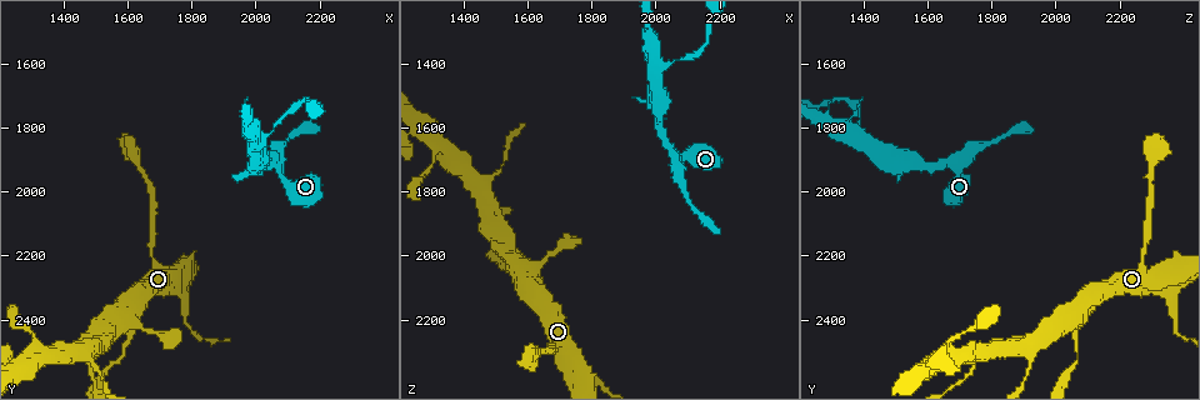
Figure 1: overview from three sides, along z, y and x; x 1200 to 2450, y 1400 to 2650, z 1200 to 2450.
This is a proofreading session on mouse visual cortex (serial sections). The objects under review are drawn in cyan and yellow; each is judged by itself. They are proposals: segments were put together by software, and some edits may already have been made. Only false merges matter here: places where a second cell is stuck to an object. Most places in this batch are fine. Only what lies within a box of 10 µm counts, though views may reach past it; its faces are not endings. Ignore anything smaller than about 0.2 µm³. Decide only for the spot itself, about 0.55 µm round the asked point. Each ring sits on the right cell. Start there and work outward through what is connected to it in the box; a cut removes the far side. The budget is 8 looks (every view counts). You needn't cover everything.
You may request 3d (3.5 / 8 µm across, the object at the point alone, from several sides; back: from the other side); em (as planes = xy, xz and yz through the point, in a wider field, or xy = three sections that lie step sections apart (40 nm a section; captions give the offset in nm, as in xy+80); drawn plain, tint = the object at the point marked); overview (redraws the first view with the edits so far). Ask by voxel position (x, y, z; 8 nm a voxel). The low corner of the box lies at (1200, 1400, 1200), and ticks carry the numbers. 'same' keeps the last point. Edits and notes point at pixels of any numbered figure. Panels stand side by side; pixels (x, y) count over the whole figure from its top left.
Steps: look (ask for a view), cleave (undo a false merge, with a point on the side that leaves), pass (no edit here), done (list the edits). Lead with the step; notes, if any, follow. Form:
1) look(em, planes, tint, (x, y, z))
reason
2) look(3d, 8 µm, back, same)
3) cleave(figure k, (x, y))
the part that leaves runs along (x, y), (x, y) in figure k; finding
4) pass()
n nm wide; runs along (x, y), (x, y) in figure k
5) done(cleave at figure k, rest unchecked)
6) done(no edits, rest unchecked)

look(3d, 3.5 µm, (1620, 2420, 2060))
side arm on a straight run

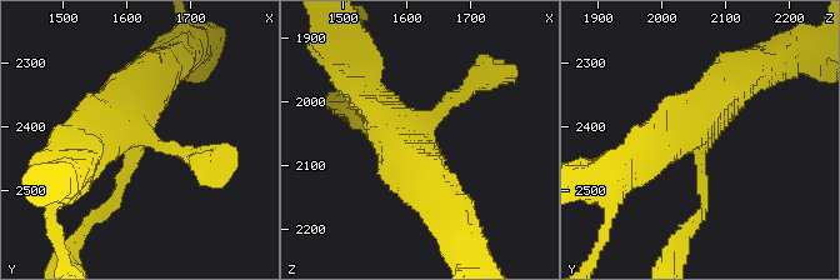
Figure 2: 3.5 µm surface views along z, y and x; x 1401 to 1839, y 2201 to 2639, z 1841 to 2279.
look(em, xy, step 3, tint, (1610, 2415, 2060))

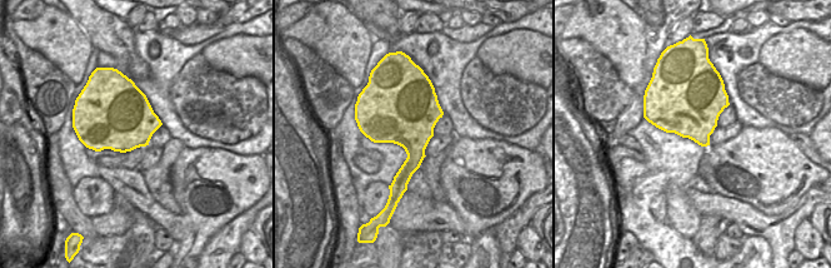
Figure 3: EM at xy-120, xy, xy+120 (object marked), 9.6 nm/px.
pass()
runs along (753, 69), (679, 138), (640, 156) in figure 2; continuous, no second cell

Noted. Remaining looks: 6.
look(3d, 3.5 µm, back, (2050, 1910, 1680))
abrupt turn

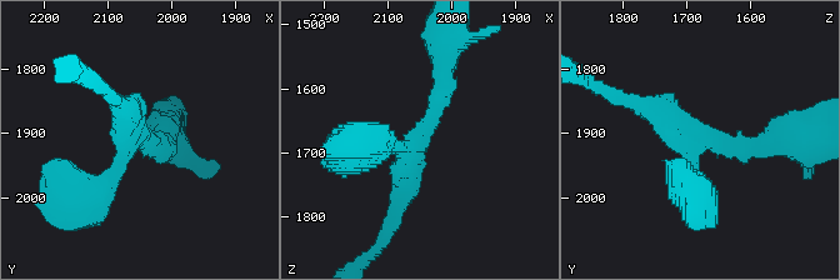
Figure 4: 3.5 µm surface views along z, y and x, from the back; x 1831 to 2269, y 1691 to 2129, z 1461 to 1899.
look(em, planes, tint, (2055, 1910, 1675))

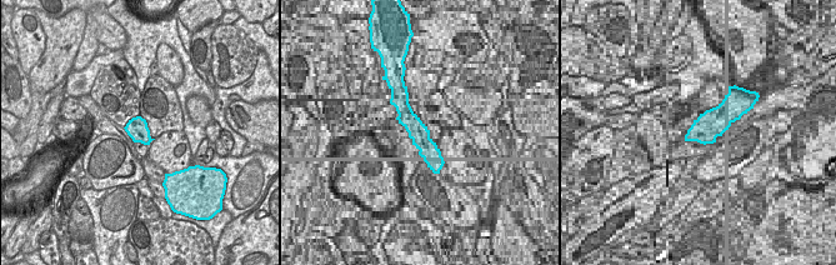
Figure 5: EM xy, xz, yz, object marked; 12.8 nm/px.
pass()
runs along (355, 148), (420, 135), (443, 68) in figure 4; continuous, no second cell

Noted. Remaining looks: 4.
look(3d, 3.5 µm, (2010, 1830, 1400))
thin arm on a thick one

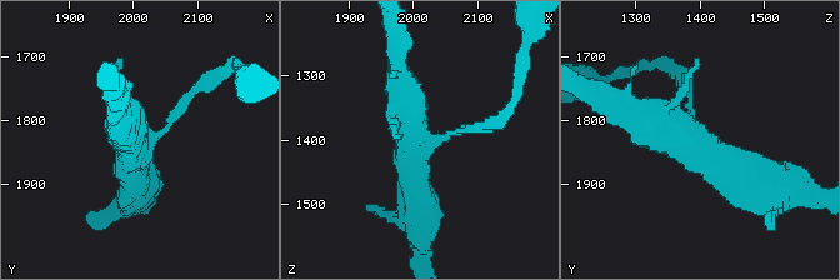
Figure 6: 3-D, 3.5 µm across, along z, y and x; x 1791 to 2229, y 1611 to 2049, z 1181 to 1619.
look(em, xy, step 5, tint, (2010, 1835, 1400))

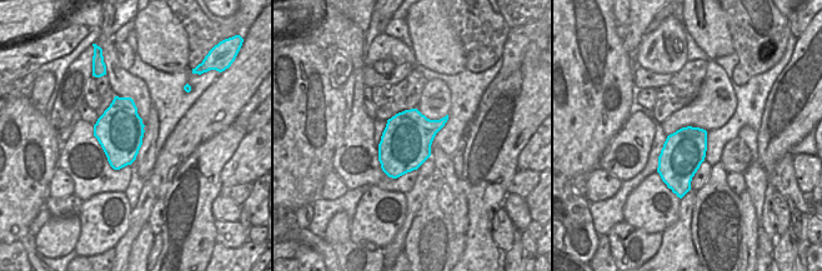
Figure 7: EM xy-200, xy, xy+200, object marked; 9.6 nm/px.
pass()
480 nm wide; runs along (769, 185), (701, 143), (634, 120) in figure 6; continuous, no second cell

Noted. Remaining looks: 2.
done(no edits, rest unchecked)

